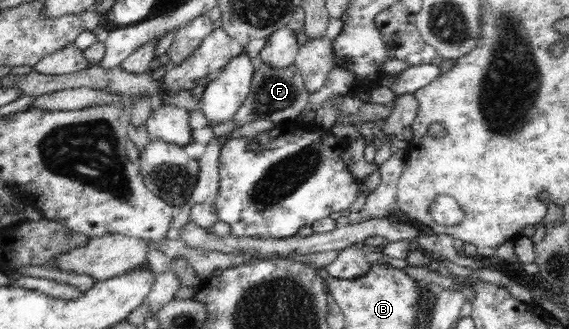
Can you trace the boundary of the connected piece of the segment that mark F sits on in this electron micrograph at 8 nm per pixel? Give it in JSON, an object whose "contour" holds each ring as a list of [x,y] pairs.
{"contour":[[[261,61],[260,66],[255,69],[250,93],[241,107],[232,115],[232,120],[237,123],[237,127],[257,121],[257,119],[269,119],[275,124],[295,121],[307,106],[310,95],[295,65],[289,65],[285,69],[275,69]]]}

